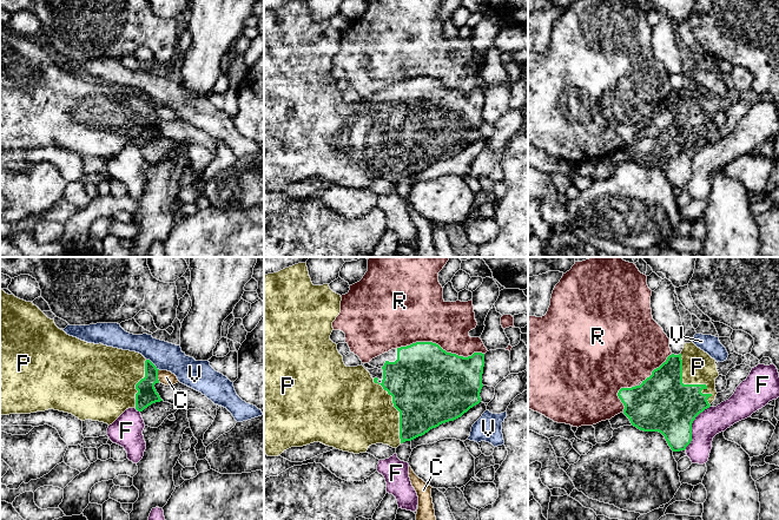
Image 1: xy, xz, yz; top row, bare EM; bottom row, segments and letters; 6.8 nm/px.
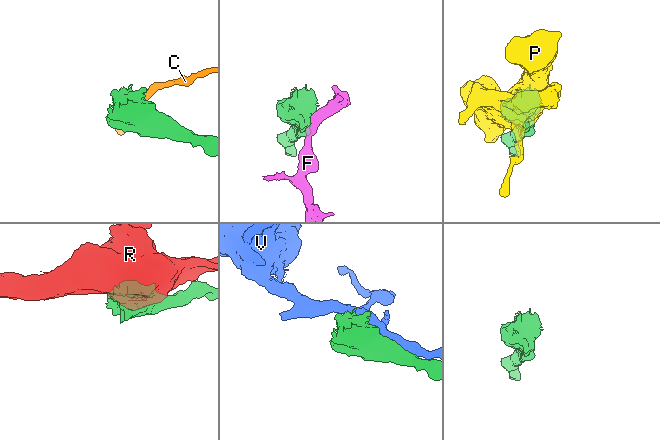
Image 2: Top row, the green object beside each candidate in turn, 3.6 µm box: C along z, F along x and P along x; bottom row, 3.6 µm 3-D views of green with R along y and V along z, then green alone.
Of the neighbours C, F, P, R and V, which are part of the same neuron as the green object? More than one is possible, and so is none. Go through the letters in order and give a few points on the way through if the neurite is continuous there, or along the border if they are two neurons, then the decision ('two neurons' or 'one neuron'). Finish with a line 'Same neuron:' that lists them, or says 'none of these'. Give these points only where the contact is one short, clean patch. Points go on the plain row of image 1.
C: border along xy (158, 105), (159, 117); two neurons
F: border along yz (710, 143), (705, 144), (693, 157), (692, 176), (684, 185); two neurons
P: one neuron
R: two neurons
V: two neurons
Same neuron: P

